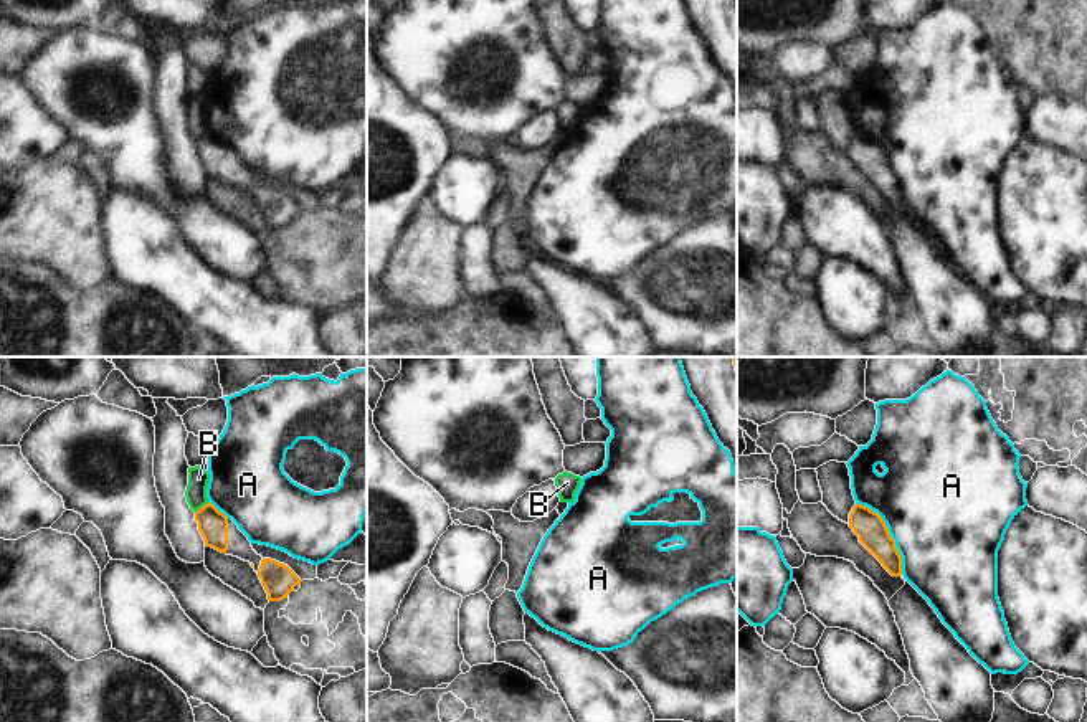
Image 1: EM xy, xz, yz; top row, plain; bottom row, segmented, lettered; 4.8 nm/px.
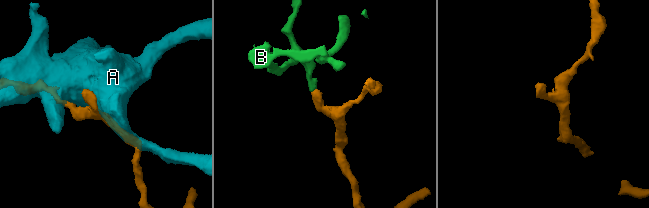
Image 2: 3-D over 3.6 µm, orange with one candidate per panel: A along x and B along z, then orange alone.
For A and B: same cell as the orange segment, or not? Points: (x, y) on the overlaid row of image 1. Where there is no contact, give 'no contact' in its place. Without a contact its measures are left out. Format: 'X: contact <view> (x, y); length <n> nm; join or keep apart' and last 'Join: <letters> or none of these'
A: contact yz (889, 534); length 420 nm; keep apart
B: contact xy (204, 506); length 90 nm; keep apart
Join: none of these

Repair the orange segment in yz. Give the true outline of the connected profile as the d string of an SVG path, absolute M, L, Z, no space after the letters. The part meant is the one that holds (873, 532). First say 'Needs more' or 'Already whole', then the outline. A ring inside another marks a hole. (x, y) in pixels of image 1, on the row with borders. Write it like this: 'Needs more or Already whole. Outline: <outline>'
Already whole. Outline: M856 504L849 514L849 527L892 577L902 575L902 557L877 512Z

